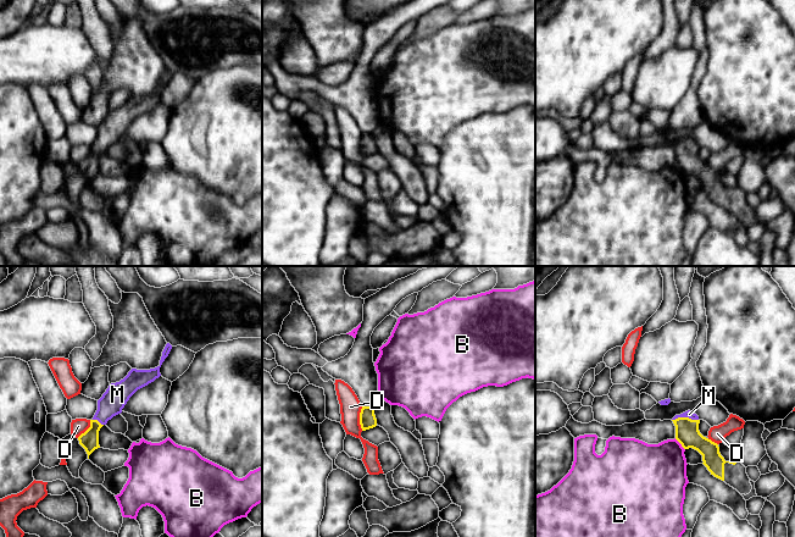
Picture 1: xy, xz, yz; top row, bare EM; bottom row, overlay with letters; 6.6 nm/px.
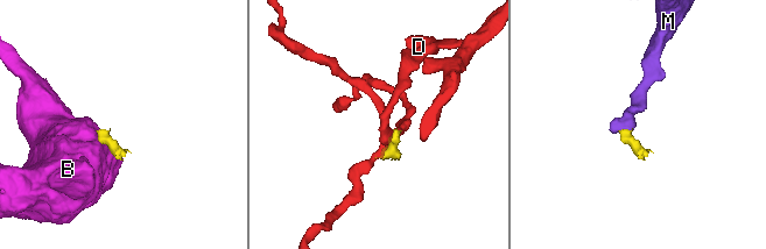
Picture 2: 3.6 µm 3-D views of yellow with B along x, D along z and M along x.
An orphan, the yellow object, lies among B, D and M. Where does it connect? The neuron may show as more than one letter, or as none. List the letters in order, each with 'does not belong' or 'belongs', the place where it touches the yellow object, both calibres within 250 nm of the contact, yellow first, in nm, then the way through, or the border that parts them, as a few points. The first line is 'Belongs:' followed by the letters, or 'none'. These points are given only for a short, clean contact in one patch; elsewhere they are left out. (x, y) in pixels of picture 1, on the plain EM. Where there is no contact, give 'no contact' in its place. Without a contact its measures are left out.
Belongs: M
B: does not belong; contact yz (680, 170); calibres 160 and 380 nm; border yz (674, 165), (684, 176)
D: does not belong; contact xz (360, 145); calibres 110 and 140 nm
M: belongs; contact yz (684, 144); calibres 160 and 50 nm; way yz (687, 158), (684, 144), (689, 140)

